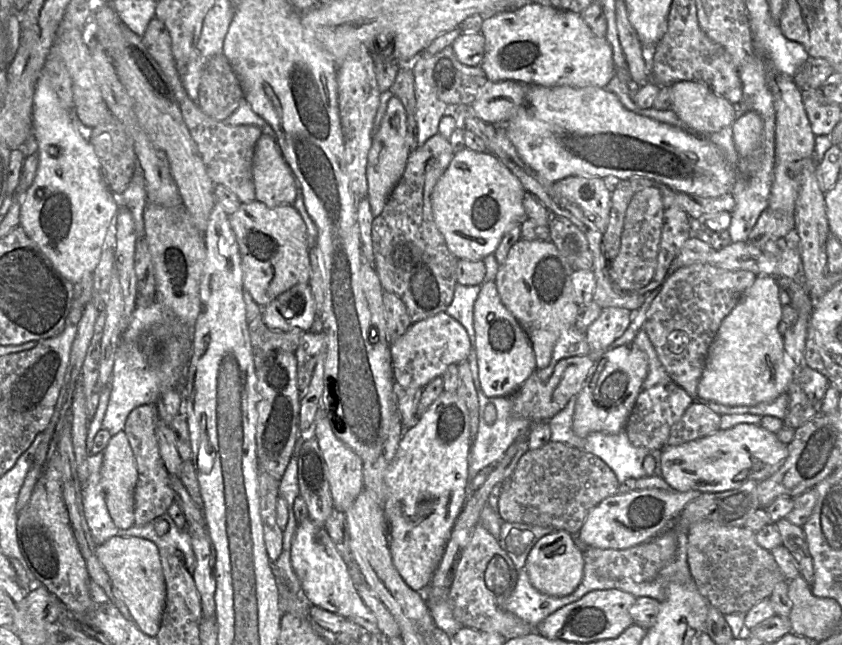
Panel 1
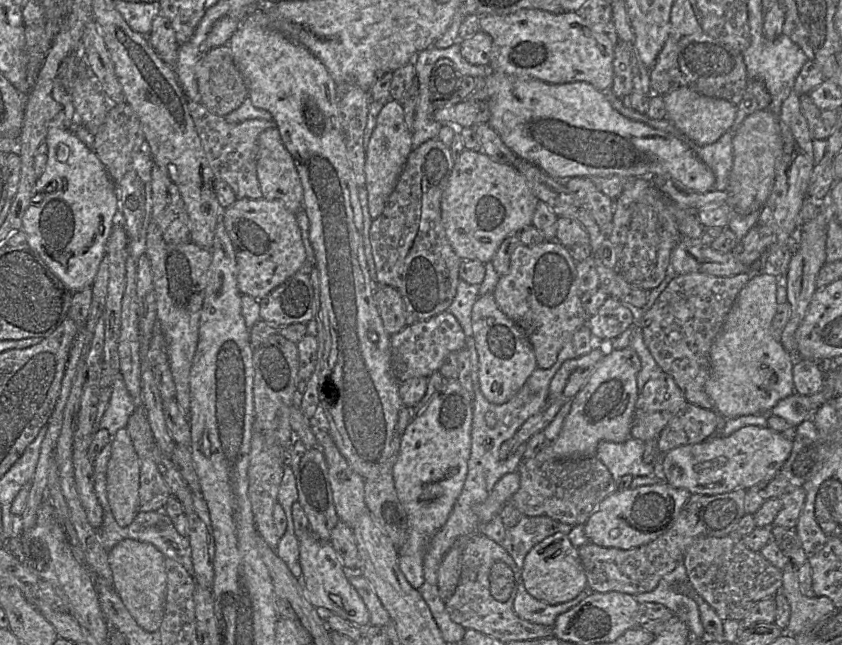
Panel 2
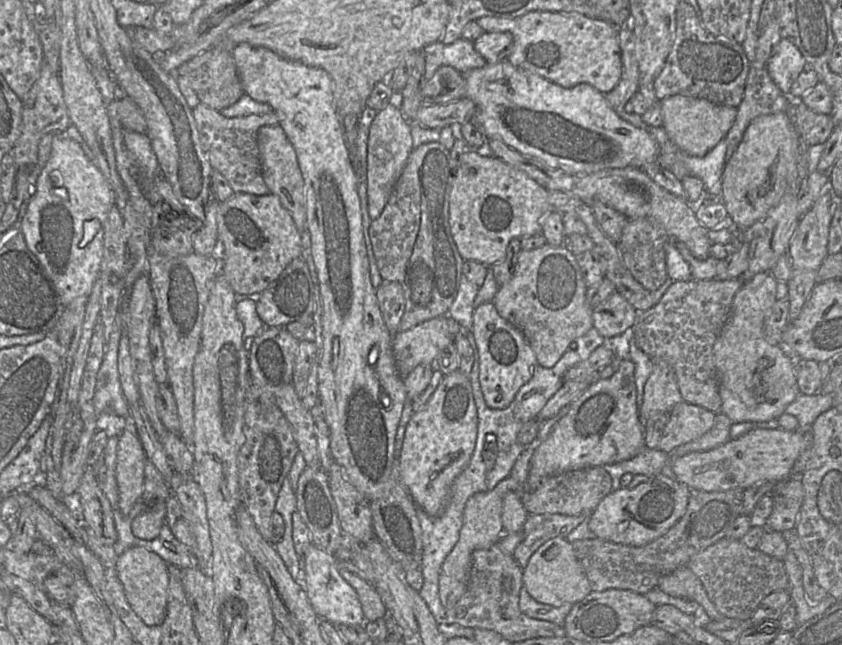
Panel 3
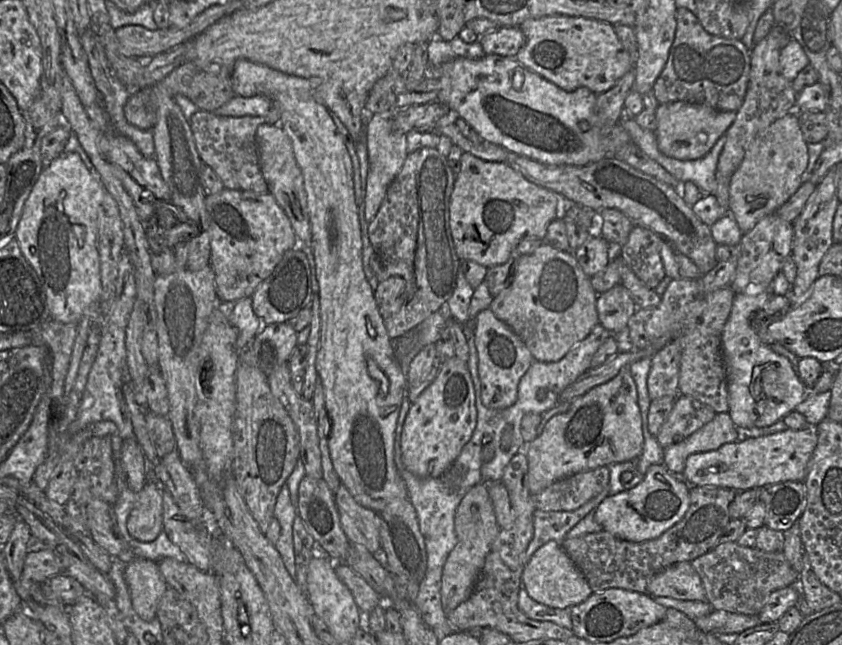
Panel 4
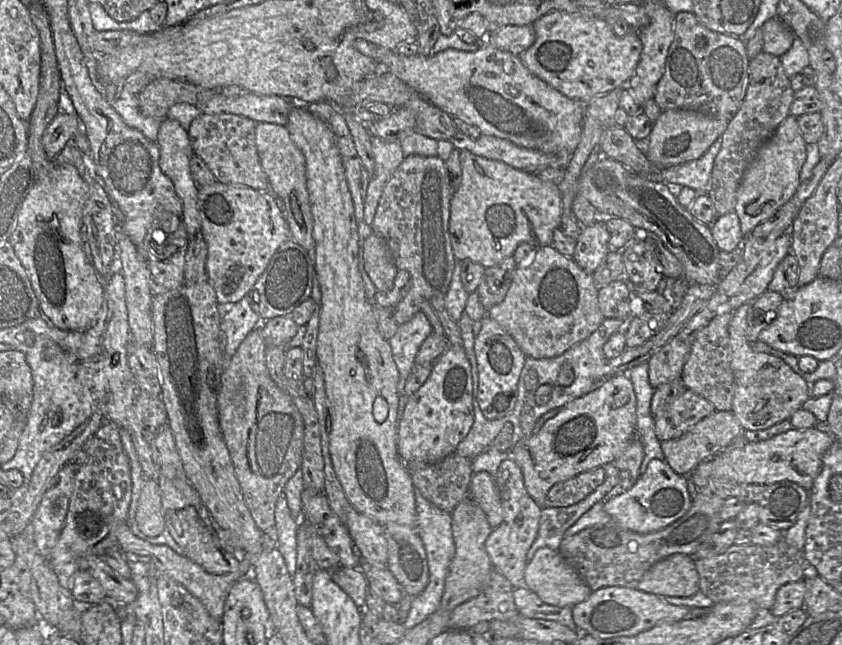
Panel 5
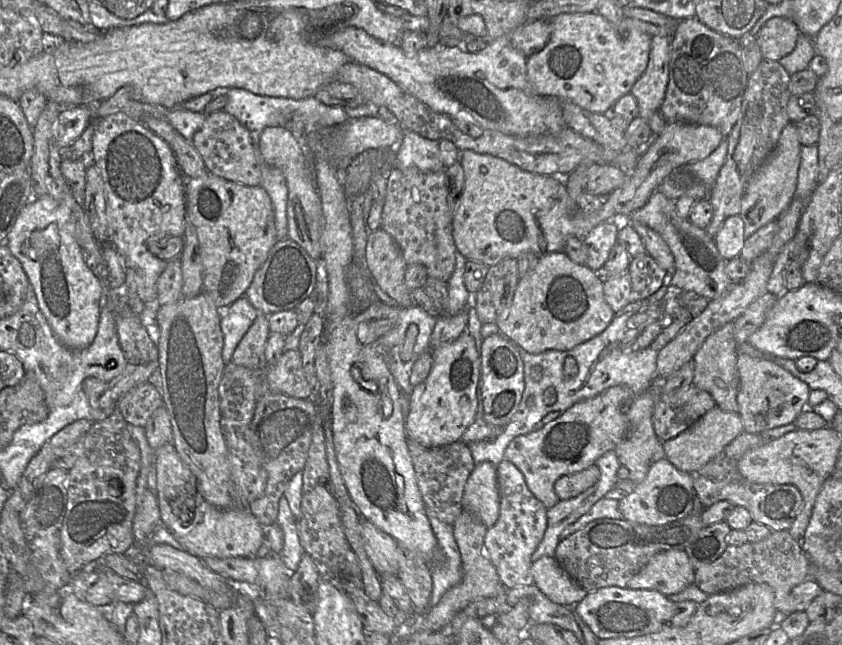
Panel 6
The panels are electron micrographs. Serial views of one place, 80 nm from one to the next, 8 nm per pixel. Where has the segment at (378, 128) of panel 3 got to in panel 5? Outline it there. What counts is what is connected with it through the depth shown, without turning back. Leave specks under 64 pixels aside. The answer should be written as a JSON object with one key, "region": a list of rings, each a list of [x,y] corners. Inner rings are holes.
{"region":[[[372,136],[371,146],[375,167],[369,180],[364,200],[364,221],[369,226],[374,220],[379,199],[386,182],[404,159],[400,141],[387,141],[377,136]]]}

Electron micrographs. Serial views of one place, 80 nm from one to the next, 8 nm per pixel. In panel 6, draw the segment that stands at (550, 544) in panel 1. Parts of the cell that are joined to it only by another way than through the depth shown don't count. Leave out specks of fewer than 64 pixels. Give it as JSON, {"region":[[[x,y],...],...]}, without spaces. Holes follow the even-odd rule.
{"region":[[[543,556],[530,568],[534,585],[552,602],[572,606],[588,594],[558,564],[555,557]]]}

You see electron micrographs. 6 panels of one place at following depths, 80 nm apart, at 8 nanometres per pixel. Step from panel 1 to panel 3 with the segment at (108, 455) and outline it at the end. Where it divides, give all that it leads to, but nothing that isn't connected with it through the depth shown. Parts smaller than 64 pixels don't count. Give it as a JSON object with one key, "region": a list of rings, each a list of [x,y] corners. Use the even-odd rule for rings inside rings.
{"region":[[[132,427],[124,429],[117,444],[116,481],[119,508],[125,515],[130,513],[143,494],[146,461],[145,452]]]}

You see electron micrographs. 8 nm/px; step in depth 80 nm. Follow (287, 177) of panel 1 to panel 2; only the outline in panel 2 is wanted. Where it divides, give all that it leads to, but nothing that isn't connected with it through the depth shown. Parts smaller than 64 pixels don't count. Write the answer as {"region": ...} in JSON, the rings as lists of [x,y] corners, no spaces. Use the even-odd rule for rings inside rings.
{"region":[[[277,127],[263,131],[257,141],[257,177],[263,198],[279,200],[285,207],[297,214],[303,208],[303,187],[294,159],[286,149]]]}

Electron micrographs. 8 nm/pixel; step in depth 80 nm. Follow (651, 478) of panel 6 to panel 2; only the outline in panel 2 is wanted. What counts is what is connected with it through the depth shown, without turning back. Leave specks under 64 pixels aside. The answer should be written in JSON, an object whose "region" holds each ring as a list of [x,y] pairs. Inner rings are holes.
{"region":[[[668,483],[617,489],[600,502],[584,525],[589,542],[602,547],[628,550],[664,534],[675,522],[691,493]]]}

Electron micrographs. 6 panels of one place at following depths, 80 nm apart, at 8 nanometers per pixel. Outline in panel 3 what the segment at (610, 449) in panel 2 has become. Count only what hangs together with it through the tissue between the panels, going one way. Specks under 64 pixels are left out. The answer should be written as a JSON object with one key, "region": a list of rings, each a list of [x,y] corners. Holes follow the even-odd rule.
{"region":[[[644,447],[637,456],[629,460],[604,465],[603,467],[611,475],[612,490],[617,490],[621,488],[620,480],[625,473],[654,477],[660,474],[664,465],[668,463],[669,456],[666,452]]]}

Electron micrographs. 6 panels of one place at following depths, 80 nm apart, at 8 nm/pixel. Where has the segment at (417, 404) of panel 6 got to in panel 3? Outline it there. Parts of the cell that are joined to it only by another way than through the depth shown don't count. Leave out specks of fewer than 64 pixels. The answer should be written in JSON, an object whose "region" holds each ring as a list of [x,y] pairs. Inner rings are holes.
{"region":[[[456,370],[448,375],[443,375],[443,379],[435,389],[434,393],[432,394],[428,402],[419,411],[413,412],[405,429],[404,439],[399,458],[399,472],[403,484],[409,491],[416,506],[424,510],[429,516],[432,517],[440,516],[445,510],[451,485],[455,480],[455,478],[464,470],[464,468],[466,467],[467,463],[470,460],[471,454],[475,446],[476,434],[477,434],[477,409],[473,398],[470,378],[464,376],[459,370]]]}

